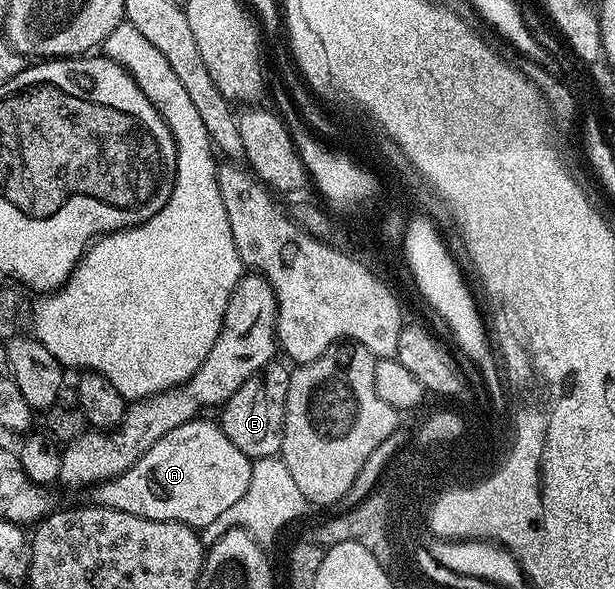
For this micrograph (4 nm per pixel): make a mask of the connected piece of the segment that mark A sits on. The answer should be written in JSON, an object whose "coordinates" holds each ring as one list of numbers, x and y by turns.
{"coordinates":[[205,417,189,419,184,425,164,433,148,453,144,453,122,475,114,479,105,479,93,488,95,504,112,509,120,509,124,513,132,513,136,517,144,517,152,521,176,521,187,523,195,529,204,528,210,521,217,519,224,509,236,505,240,497,244,497,244,489,248,489,248,481,252,477,252,460,222,432,217,422,209,423]]}

